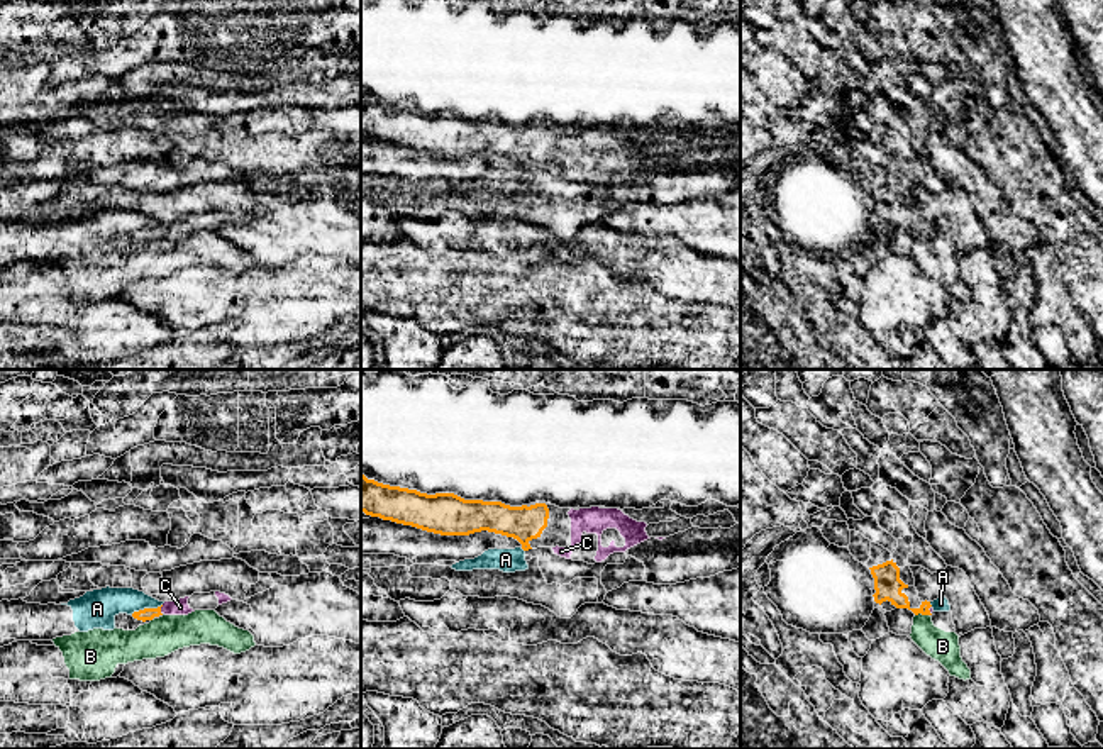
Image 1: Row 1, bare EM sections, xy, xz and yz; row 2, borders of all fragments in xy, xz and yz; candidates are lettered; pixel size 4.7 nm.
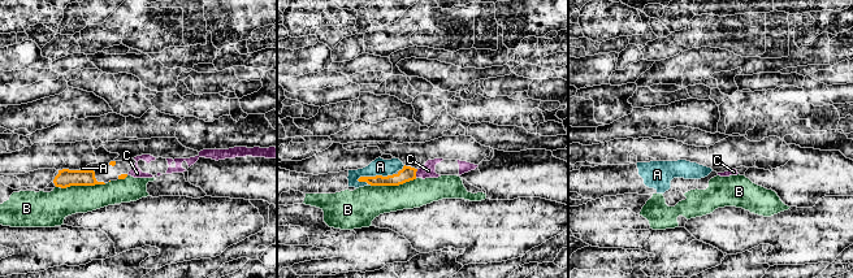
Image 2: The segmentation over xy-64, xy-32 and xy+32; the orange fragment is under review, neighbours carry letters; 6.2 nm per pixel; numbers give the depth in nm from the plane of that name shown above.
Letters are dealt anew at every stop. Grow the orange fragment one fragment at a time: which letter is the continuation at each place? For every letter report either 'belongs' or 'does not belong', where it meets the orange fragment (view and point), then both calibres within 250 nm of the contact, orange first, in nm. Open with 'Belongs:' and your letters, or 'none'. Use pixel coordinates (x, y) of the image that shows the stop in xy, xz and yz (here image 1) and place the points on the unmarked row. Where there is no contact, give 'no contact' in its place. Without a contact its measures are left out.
Belongs: C
A: does not belong | xy (146, 229) | 60/180 nm
B: does not belong | yz (922, 234) | 130/150 nm
C: belongs | xy (160, 231) | 60/80 nm

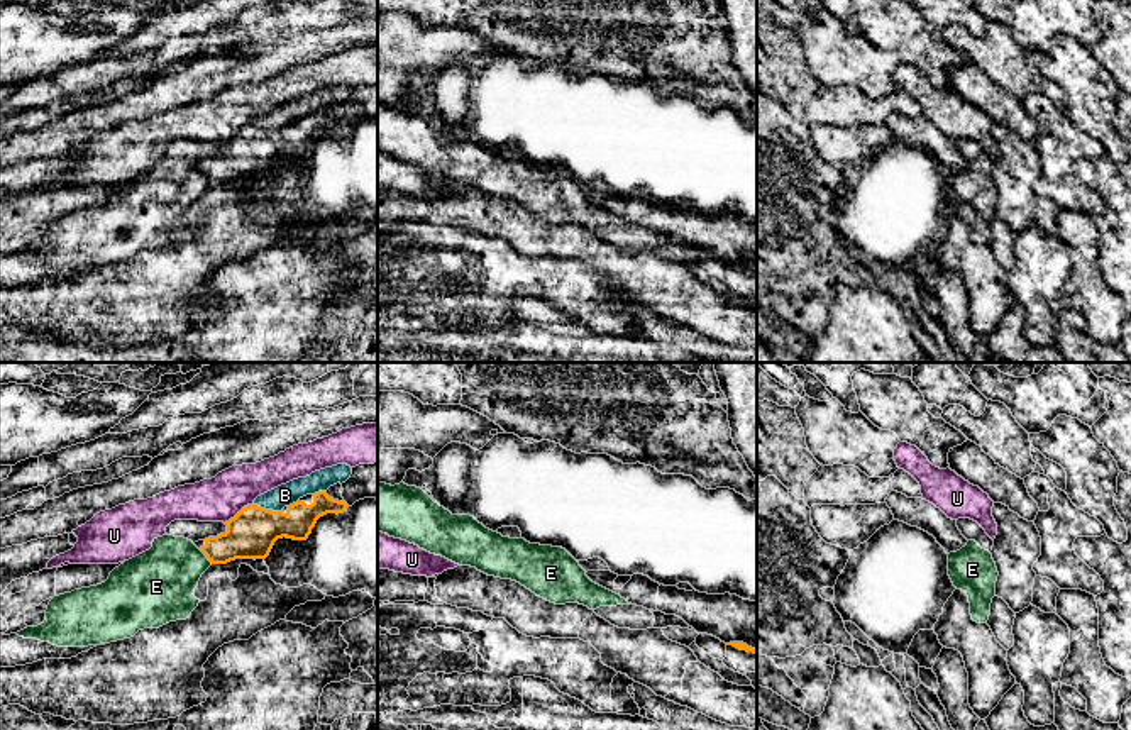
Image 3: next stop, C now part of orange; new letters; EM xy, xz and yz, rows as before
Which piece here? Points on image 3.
Belongs: none
B: does not belong | xy (268, 131) | 240/110 nm
E: does not belong | xy (205, 175) | 240/320 nm
U: does not belong | xy (236, 136) | 240/220 nm

